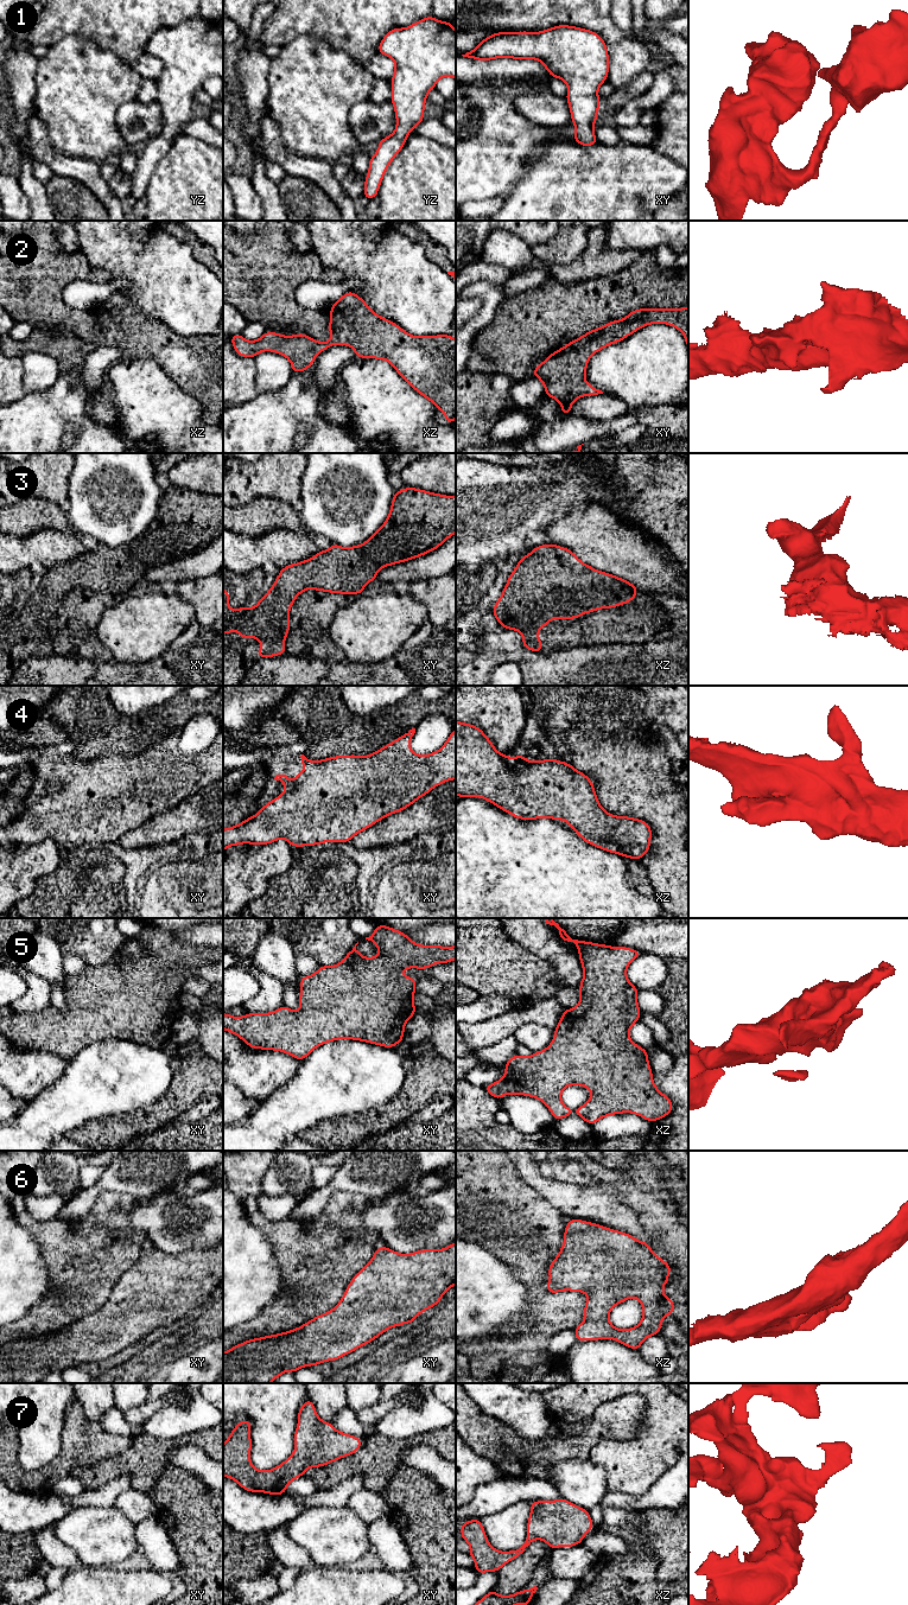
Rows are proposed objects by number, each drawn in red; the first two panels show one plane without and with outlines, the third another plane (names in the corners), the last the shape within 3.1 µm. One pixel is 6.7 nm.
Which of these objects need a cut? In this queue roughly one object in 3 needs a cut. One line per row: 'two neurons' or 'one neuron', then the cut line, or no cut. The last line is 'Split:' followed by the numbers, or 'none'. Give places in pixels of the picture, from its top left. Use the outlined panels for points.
1: one neuron; no cut
2: one neuron; no cut
3: one neuron; no cut
4: one neuron; no cut
5: one neuron; no cut
6: one neuron; no cut
7: one neuron; no cut
Split: none

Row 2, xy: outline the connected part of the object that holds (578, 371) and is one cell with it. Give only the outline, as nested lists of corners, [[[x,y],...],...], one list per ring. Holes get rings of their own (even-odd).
[[[688,306],[639,308],[621,320],[611,320],[571,340],[552,352],[532,370],[532,374],[544,384],[545,395],[560,403],[561,415],[571,414],[571,407],[579,397],[603,394],[586,382],[590,357],[652,324],[666,324],[678,329],[684,335],[688,349]]]

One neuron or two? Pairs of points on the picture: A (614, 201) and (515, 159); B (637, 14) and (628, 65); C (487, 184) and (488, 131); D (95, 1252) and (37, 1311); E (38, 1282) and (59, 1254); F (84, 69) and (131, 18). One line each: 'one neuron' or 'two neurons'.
A: two neurons
B: two neurons
C: one neuron
D: one neuron
E: two neurons
F: two neurons

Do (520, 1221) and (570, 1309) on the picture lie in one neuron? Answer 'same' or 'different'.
same

